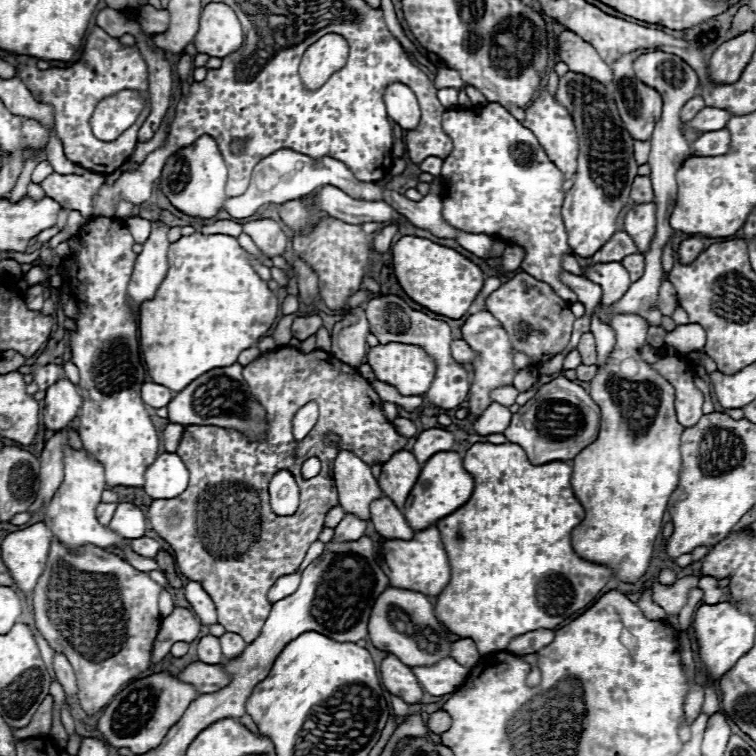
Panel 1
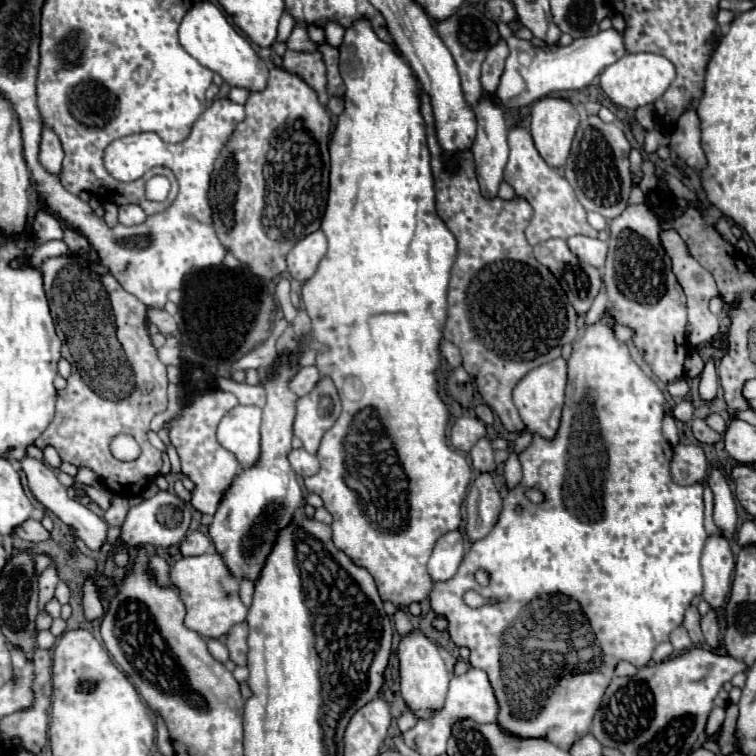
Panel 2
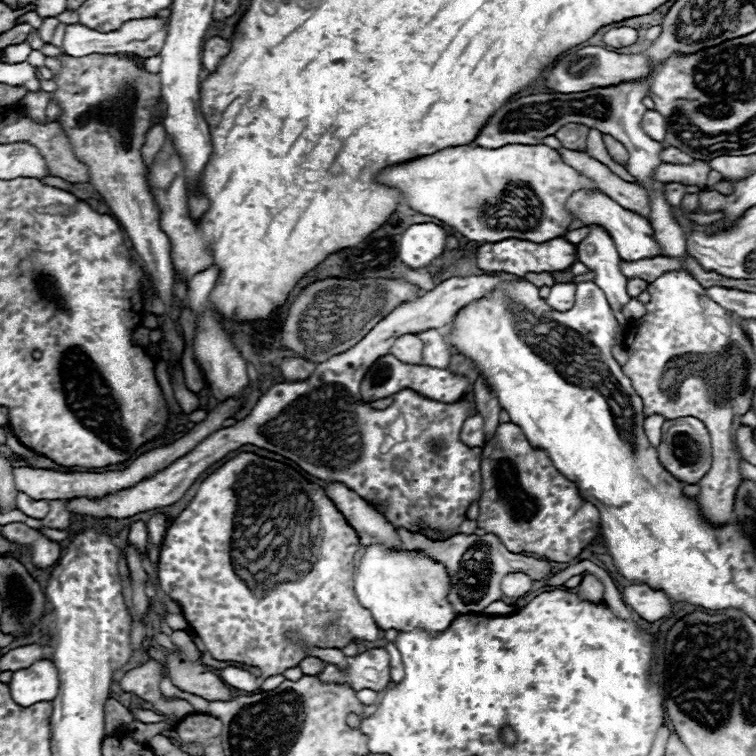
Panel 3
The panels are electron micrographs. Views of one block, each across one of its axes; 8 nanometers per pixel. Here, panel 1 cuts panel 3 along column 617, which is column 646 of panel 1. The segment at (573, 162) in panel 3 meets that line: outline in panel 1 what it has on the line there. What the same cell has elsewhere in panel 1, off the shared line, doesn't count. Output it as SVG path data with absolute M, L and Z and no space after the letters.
M636 176L636 178L634 178L630 198L632 198L634 202L638 202L638 204L642 204L642 202L652 202L654 194L652 194L650 176Z

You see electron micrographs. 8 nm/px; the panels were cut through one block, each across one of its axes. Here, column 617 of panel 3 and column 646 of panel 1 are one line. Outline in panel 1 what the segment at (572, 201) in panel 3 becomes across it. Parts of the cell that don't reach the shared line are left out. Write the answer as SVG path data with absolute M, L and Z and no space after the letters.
M632 202L624 216L624 230L632 236L638 250L644 252L654 238L656 228L656 206L652 202L636 204Z

